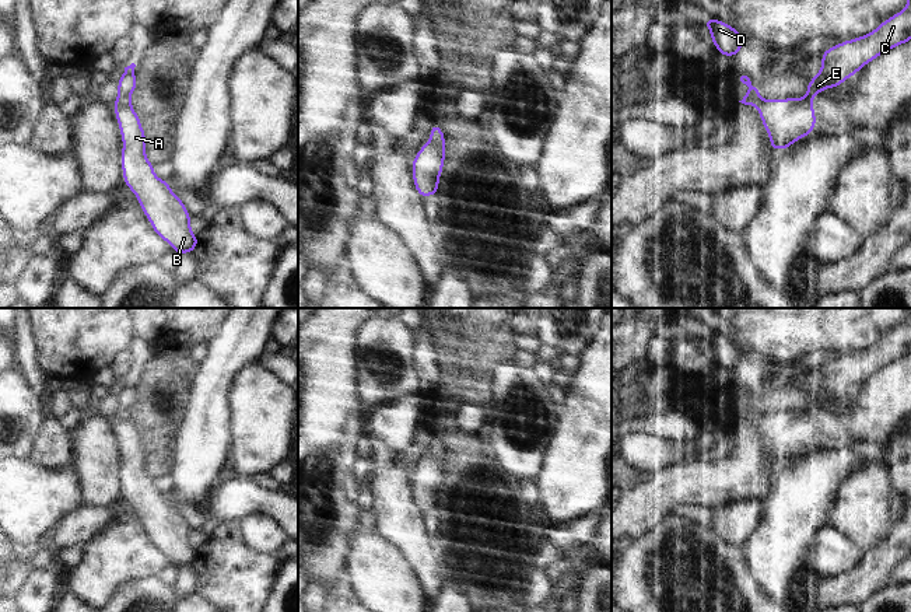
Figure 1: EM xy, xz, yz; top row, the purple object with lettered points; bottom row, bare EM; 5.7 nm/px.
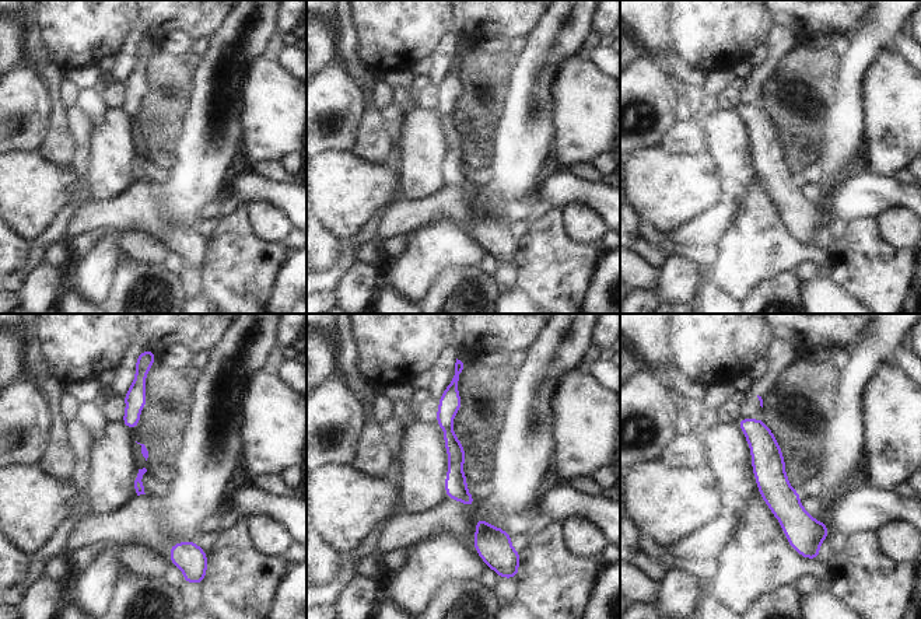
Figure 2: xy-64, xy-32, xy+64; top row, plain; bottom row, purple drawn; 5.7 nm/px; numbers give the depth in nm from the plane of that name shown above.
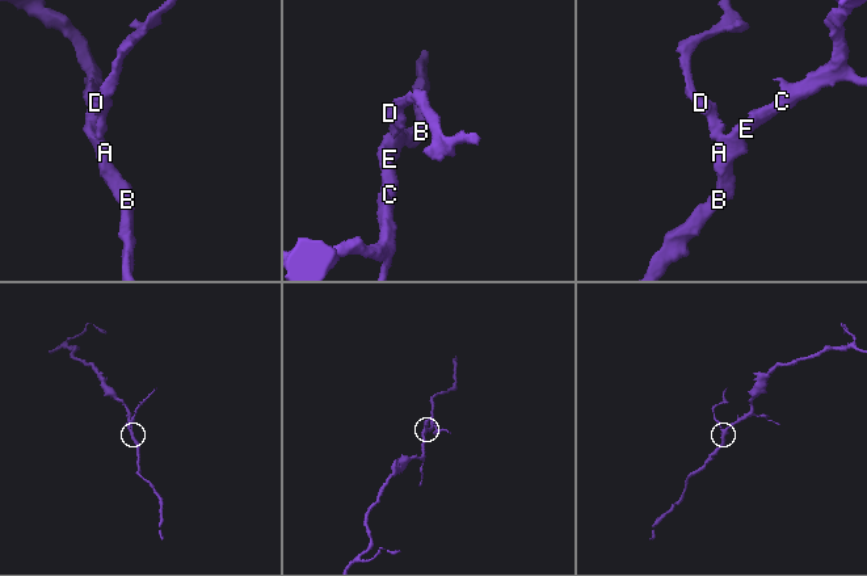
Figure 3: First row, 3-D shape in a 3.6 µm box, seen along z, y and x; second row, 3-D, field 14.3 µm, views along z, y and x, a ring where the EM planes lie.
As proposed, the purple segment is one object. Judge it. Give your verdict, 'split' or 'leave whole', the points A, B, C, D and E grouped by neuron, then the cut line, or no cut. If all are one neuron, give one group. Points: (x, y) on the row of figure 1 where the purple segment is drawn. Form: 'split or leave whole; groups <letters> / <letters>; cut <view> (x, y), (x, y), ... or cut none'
split; groups A B C E / D; cut xy (115, 102), (130, 105)

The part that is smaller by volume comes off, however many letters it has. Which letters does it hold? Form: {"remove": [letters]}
{"remove": ["D"]}

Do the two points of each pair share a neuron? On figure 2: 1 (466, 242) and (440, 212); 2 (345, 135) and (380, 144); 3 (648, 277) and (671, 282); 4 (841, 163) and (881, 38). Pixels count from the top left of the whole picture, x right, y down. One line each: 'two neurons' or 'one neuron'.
1: two neurons
2: two neurons
3: two neurons
4: one neuron

